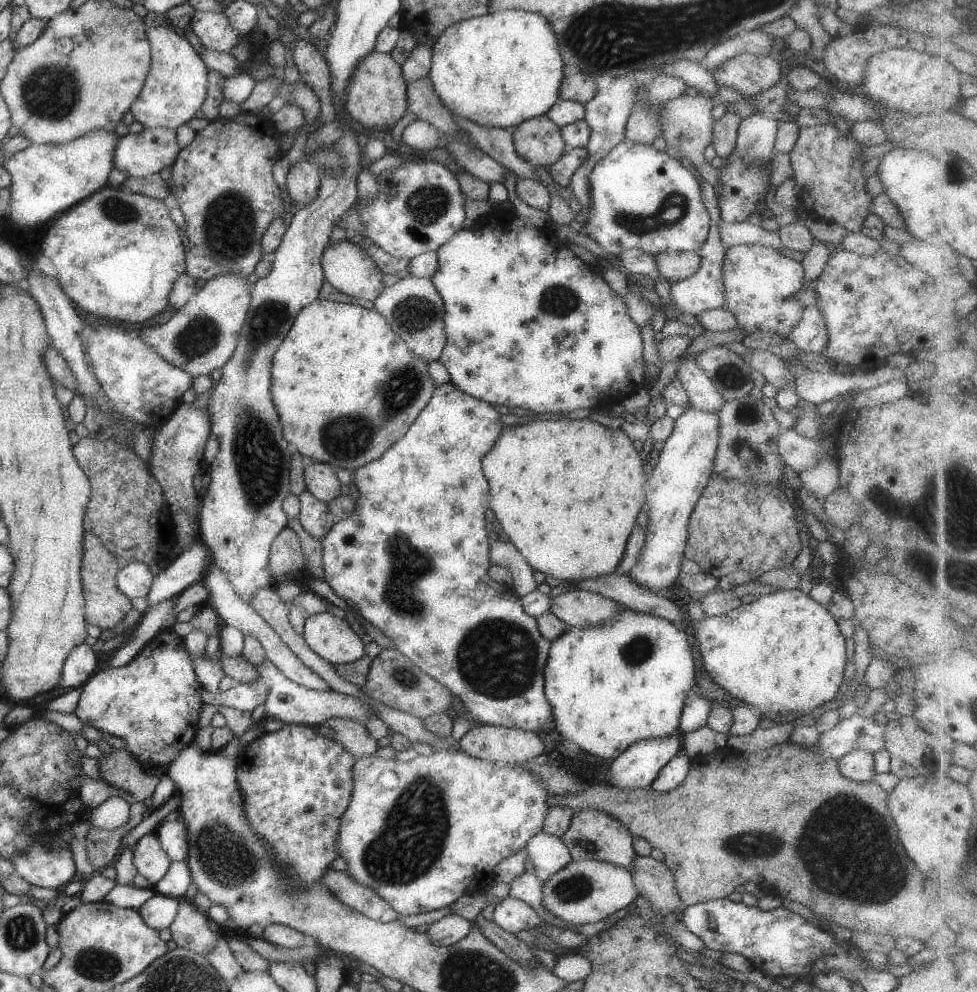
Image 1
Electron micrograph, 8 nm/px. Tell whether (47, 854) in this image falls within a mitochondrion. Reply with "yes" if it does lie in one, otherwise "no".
no

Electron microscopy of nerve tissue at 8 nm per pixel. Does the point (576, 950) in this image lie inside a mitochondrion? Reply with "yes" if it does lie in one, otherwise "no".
no

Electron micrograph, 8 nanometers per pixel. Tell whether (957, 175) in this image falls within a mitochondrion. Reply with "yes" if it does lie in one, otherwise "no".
yes

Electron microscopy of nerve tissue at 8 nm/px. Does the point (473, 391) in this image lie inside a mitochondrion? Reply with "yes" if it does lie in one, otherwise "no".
no

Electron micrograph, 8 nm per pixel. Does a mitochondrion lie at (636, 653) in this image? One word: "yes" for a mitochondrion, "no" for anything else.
yes

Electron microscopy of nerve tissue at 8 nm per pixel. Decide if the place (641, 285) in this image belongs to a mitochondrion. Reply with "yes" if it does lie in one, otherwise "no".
no

